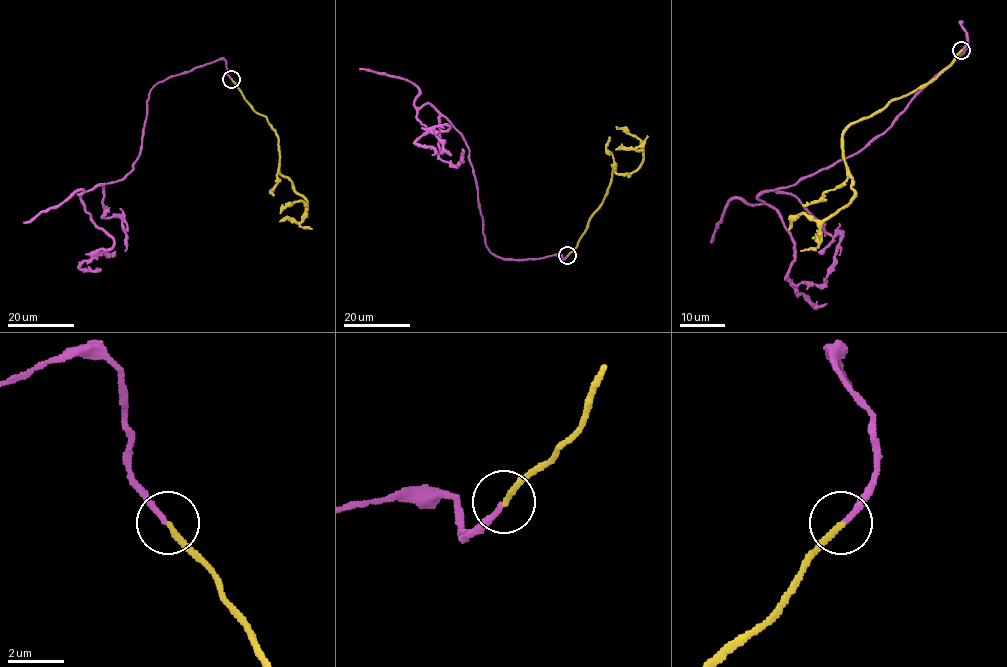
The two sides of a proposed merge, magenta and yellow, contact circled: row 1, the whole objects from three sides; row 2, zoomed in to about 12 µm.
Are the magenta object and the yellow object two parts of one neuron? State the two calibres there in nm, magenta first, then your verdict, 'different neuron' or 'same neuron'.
190 nm thick on the magenta side, 200 nm on the other; same neuron

